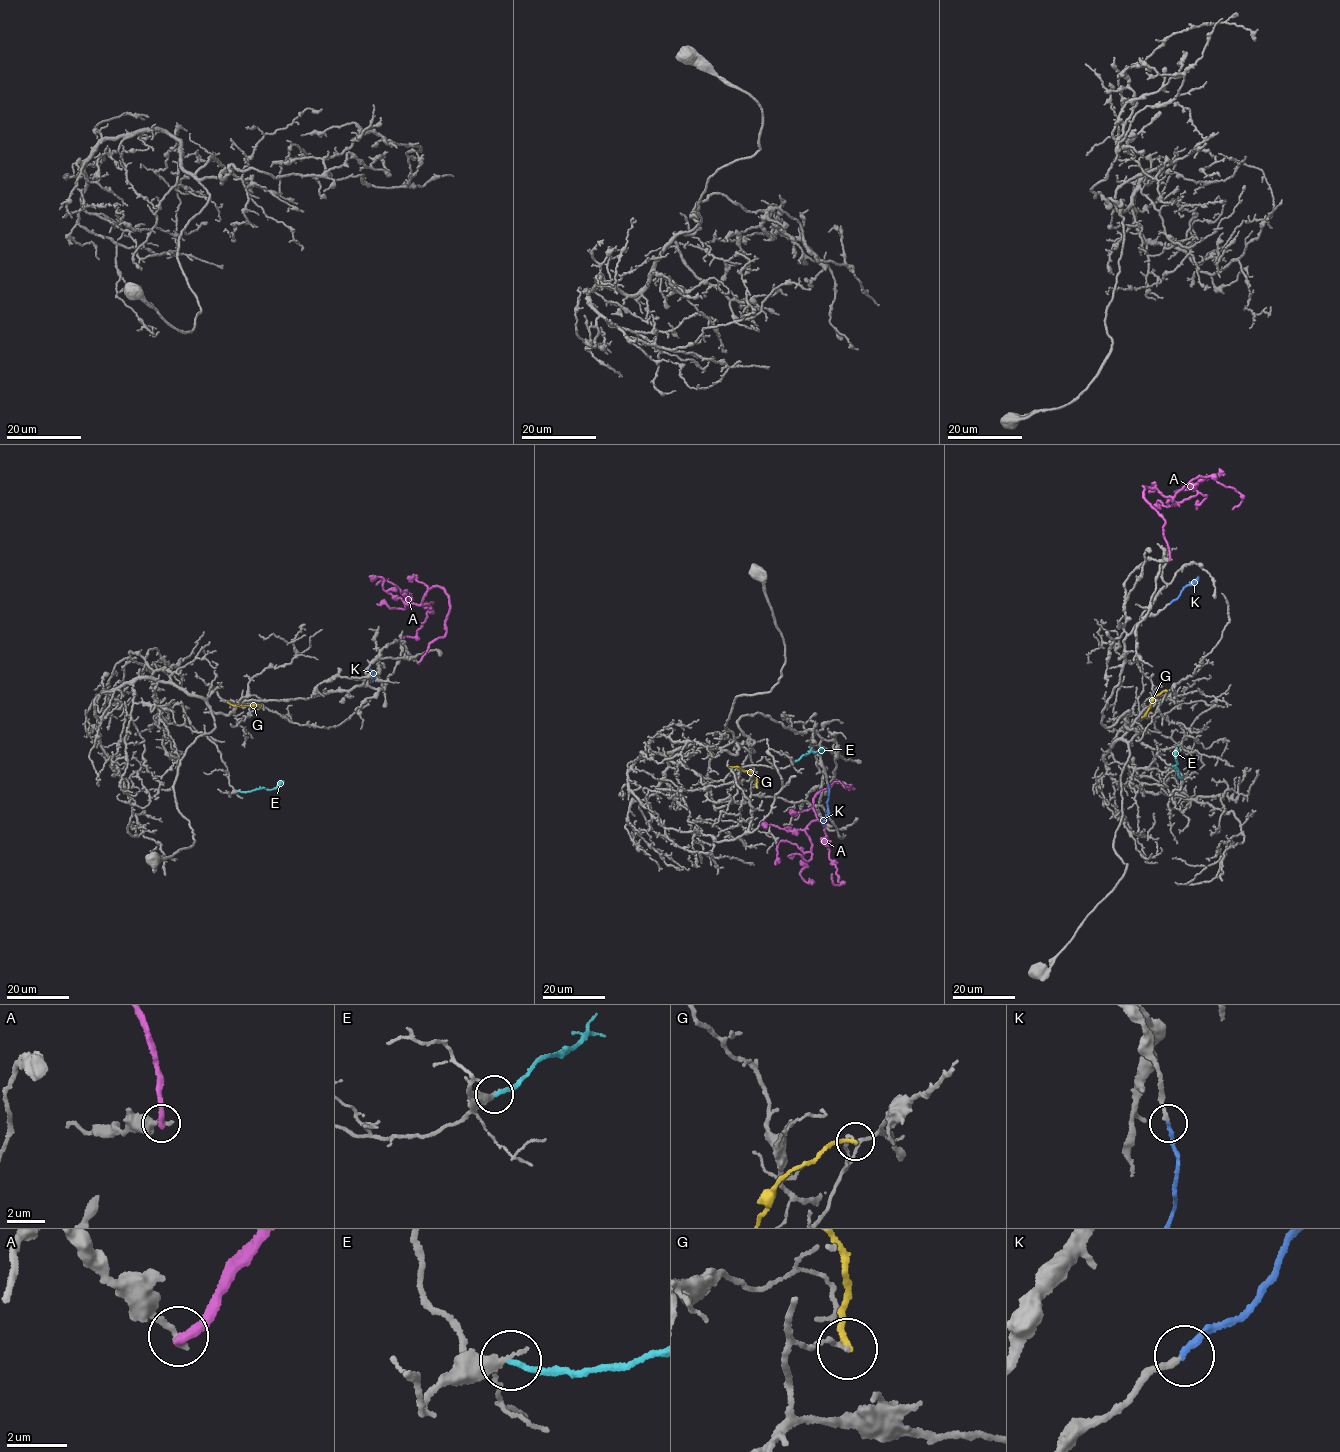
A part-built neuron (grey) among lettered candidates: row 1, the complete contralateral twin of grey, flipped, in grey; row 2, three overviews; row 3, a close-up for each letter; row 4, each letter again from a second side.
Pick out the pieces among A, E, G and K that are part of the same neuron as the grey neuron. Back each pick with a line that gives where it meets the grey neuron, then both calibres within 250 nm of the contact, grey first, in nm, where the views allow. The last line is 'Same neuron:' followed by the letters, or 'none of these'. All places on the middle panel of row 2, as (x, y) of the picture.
K: contact (827, 784); calibres 220 and 240 nm
Same neuron: K

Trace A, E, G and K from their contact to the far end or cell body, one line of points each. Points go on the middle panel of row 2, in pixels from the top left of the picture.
A: (850, 785), (853, 788), (837, 781), (813, 798), (839, 885), (834, 884), (831, 873)
E: (795, 761), (811, 751), (819, 750), (822, 752)
G: (757, 787), (754, 774), (729, 766)
K: (827, 784), (828, 807), (821, 823)

